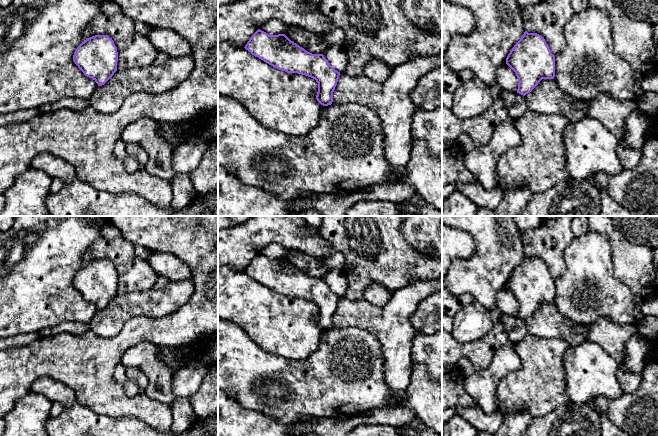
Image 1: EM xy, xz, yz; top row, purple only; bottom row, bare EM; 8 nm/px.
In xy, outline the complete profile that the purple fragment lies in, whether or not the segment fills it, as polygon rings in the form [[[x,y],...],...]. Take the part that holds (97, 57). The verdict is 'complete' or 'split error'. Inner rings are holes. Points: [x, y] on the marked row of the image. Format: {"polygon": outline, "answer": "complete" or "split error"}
{"polygon": [[[95,35],[77,47],[73,61],[85,76],[102,86],[117,71],[117,47],[109,36]]], "answer": "complete"}

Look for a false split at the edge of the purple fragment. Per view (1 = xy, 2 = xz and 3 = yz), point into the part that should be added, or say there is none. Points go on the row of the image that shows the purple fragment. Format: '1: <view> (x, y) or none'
1: none
2: none
3: none

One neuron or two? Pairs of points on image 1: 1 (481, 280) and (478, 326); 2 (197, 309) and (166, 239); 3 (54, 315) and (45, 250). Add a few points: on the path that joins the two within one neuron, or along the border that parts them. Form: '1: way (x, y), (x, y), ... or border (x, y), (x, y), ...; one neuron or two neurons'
1: border (476, 301), (489, 311); two neurons
2: way (201, 290), (201, 267), (185, 251); one neuron
3: way (45, 299), (45, 266); one neuron

